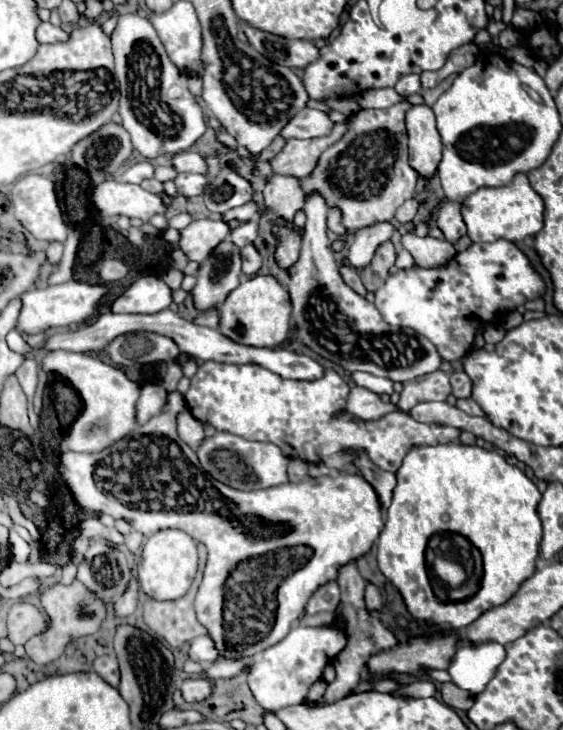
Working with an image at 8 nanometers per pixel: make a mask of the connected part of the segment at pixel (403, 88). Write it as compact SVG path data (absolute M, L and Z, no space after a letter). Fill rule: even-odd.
M408 74L408 76L402 76L398 80L398 84L394 86L394 90L400 94L400 96L410 96L410 94L416 94L420 92L420 76L418 74Z

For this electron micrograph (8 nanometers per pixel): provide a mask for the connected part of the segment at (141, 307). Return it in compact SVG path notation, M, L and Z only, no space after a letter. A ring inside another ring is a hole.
M156 276L132 282L110 306L114 314L154 314L172 304L172 290Z

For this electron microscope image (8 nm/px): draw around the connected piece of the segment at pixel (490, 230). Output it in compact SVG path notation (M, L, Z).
M516 174L508 186L500 188L478 188L460 206L462 220L468 228L472 242L496 242L500 238L510 242L520 242L542 230L544 202L532 190L526 174Z

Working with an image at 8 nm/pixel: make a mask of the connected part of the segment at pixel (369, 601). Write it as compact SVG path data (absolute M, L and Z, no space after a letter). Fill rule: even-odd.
M366 582L366 588L364 588L364 602L366 602L366 608L368 608L368 610L382 610L382 606L384 606L382 594L380 594L378 586L374 586L372 582Z

